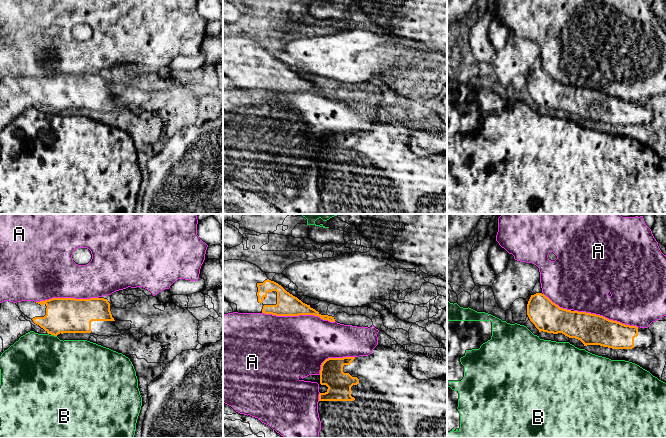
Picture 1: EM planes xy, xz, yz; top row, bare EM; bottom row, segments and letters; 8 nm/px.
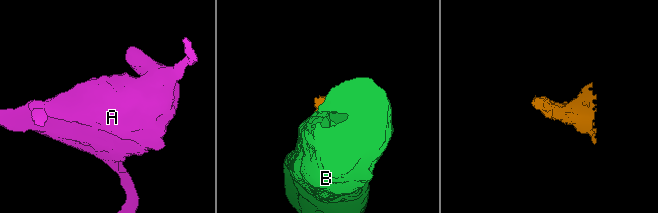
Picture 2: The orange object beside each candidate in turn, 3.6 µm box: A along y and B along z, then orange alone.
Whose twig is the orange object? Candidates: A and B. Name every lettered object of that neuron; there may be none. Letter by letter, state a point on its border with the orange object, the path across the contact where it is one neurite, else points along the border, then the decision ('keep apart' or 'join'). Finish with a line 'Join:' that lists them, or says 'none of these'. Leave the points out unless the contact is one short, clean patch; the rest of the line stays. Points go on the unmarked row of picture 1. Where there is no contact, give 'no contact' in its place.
A: meets orange in xz at (299, 90); keep apart
B: meets orange in xy at (54, 111); border along xy (51, 110), (56, 112); keep apart
Join: none of these

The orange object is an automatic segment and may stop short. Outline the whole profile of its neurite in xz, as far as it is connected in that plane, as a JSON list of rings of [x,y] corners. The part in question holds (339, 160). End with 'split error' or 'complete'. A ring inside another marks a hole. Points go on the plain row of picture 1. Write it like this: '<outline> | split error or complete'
[[[377,121],[368,132],[328,134],[320,146],[318,189],[325,214],[447,214],[447,152],[430,156],[418,156],[409,148],[409,138],[417,129],[405,126],[401,121],[384,123]]] | split error

